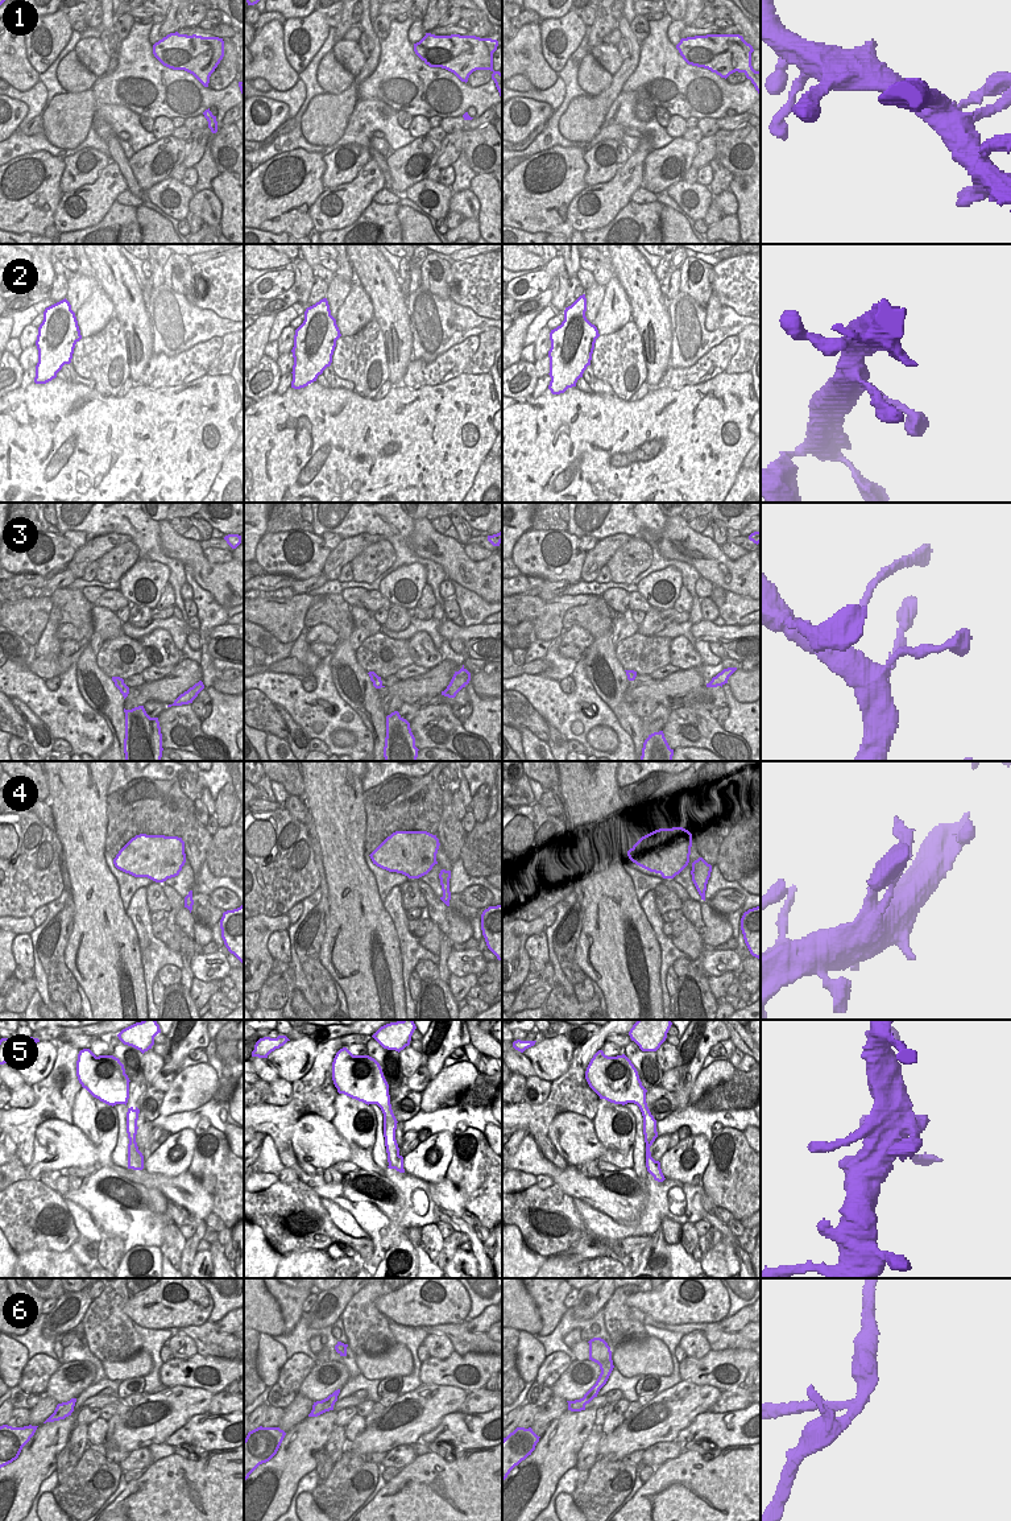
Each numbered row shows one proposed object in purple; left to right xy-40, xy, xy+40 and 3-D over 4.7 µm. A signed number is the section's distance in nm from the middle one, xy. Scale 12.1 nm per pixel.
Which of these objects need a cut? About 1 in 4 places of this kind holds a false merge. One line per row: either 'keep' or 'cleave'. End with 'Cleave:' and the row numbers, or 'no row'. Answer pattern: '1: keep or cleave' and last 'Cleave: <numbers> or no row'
1: keep
2: keep
3: keep
4: keep
5: keep
6: cleave
Cleave: 6

